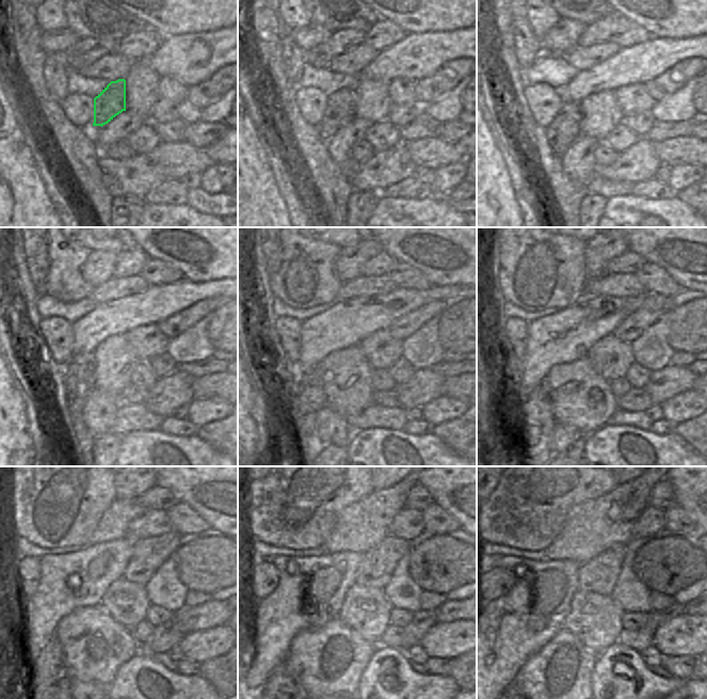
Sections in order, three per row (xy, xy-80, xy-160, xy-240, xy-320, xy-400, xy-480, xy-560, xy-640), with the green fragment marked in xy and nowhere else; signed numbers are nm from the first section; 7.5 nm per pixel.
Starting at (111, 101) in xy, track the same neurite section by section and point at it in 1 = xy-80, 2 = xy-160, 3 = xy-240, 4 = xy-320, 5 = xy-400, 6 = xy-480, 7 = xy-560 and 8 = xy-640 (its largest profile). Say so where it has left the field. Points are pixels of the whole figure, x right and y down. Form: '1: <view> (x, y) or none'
1: xy-80 (340, 108)
2: xy-160 (564, 129)
3: xy-240 (79, 372)
4: xy-320 (309, 395)
5: xy-400 (537, 421)
6: xy-480 (50, 683)
7: xy-560 (279, 683)
8: xy-640 (513, 683)

